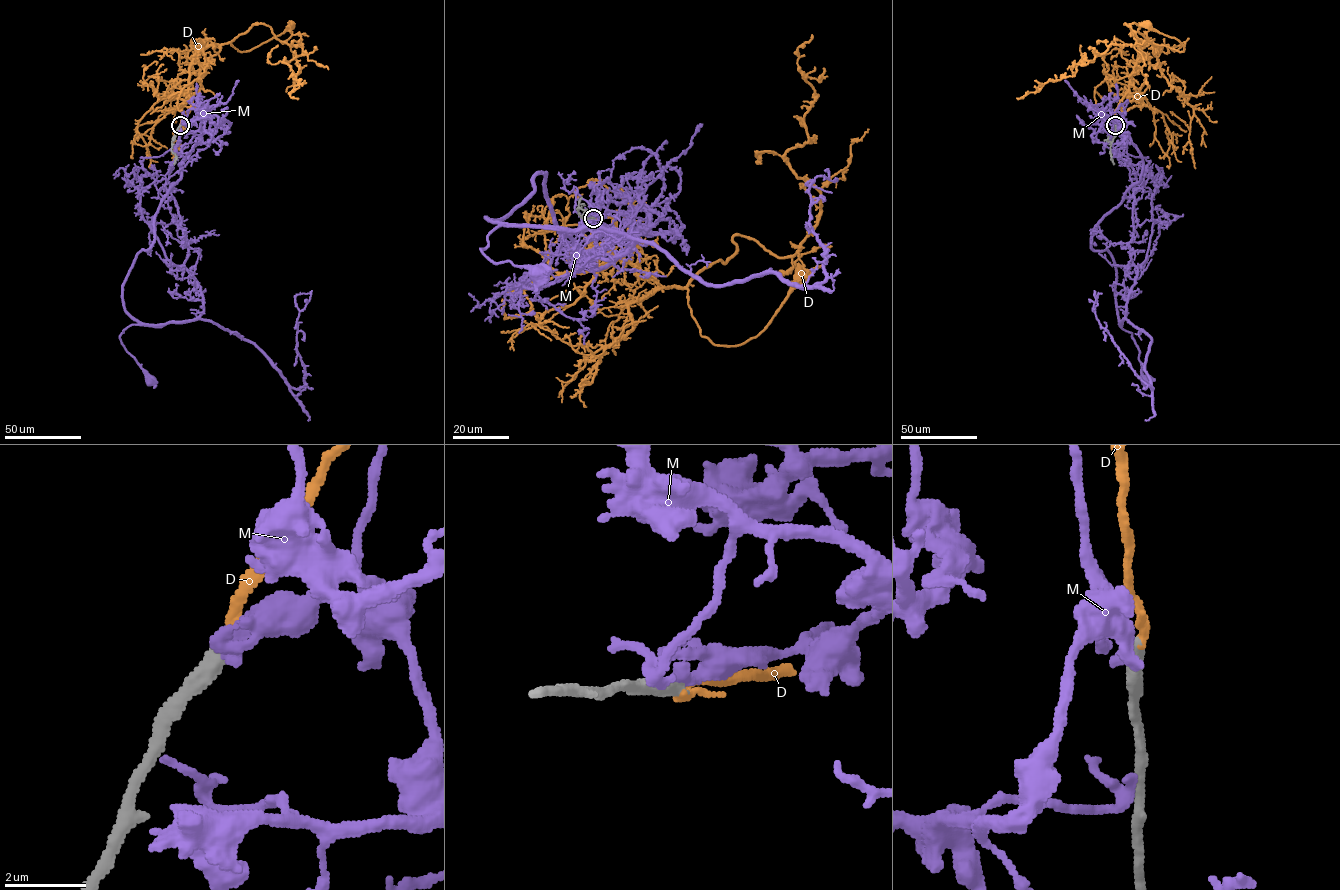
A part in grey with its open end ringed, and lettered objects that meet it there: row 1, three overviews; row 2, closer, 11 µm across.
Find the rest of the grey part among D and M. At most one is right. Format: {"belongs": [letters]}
{"belongs": ["D"]}

